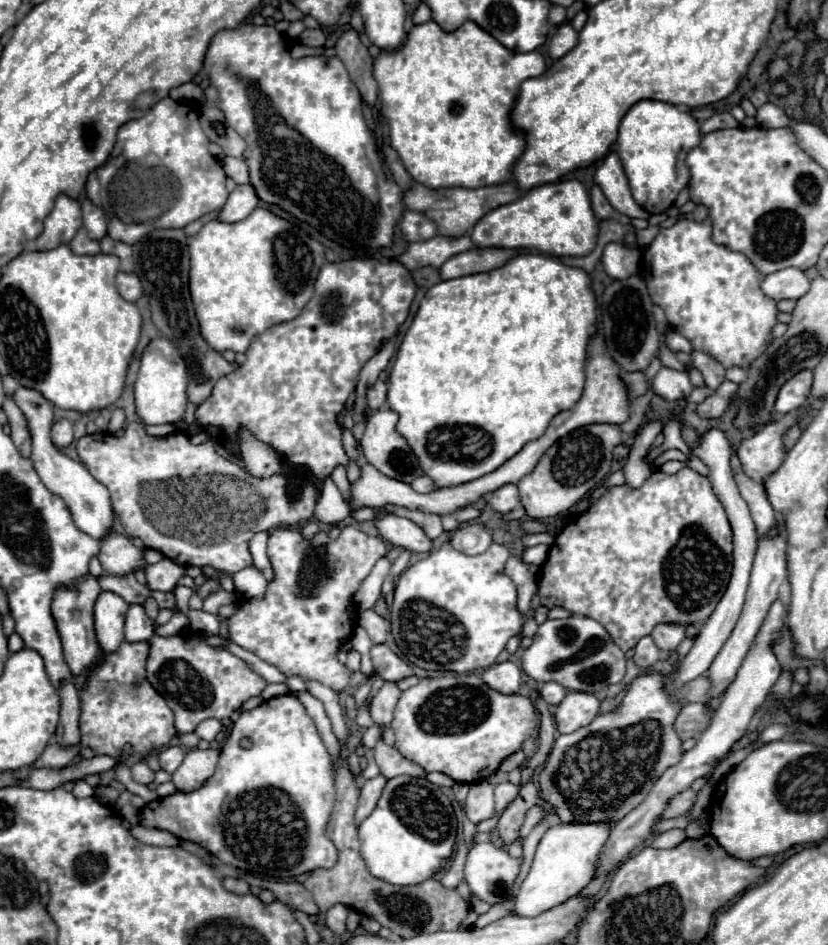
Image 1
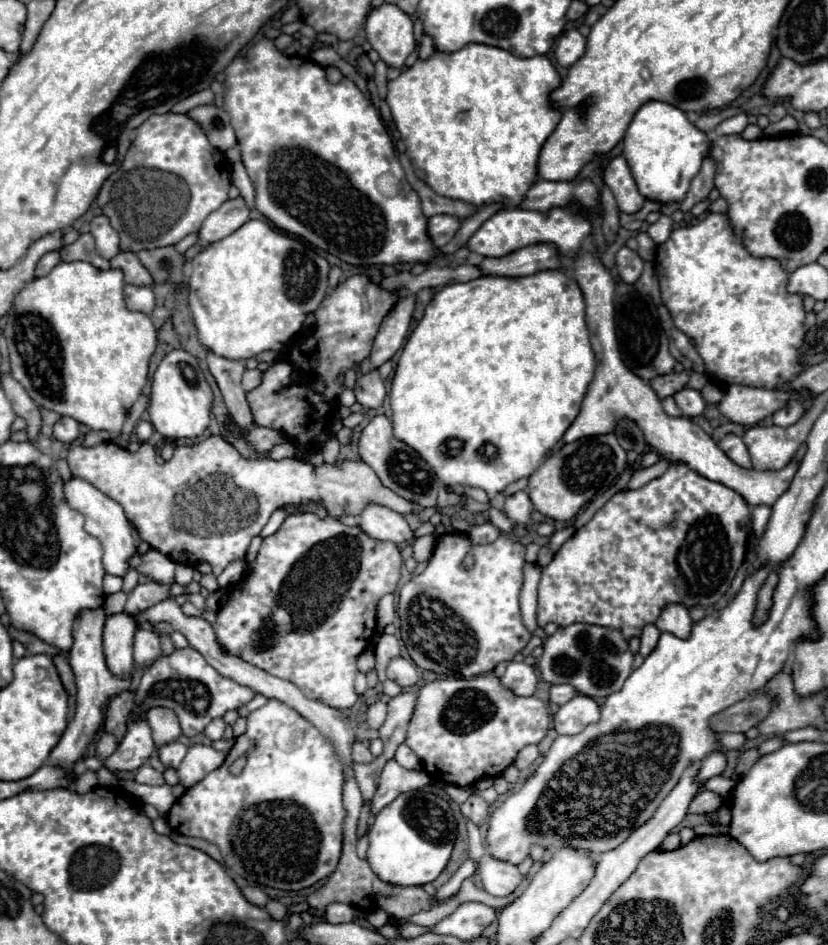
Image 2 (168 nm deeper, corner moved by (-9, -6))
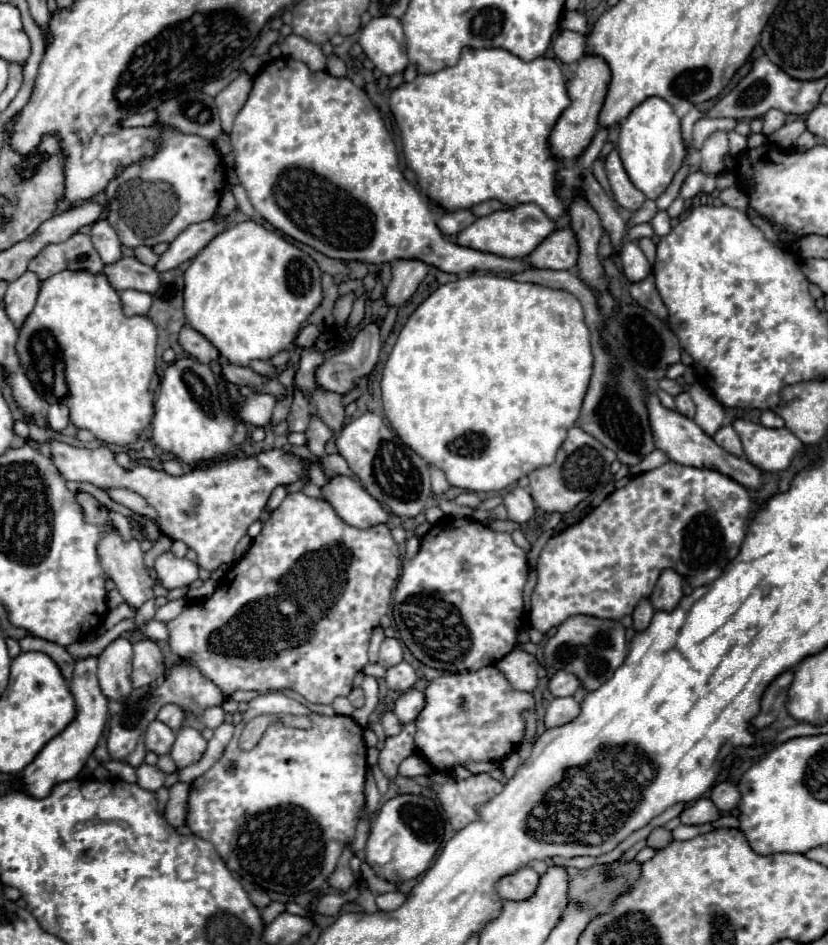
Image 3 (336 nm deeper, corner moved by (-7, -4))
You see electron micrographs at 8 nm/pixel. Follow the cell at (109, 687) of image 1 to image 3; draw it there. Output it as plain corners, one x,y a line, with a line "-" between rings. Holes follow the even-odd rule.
175,704
163,706
163,708
159,710
159,714
157,714
157,720
165,722
171,730
179,730
181,724
183,724
183,718
185,718
185,712
183,712
179,706
175,706

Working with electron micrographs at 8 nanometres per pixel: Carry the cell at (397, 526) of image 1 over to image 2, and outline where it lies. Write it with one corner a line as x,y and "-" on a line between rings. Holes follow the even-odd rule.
367,504
361,510
359,528
375,540
391,540
395,544
403,544
413,538
413,530
409,528
407,520
379,504

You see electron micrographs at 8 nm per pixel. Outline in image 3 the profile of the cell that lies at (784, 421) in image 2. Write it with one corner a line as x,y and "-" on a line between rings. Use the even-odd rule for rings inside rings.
765,410
765,412
761,414
761,424
767,426
767,428
783,428
783,426
785,426
783,418
779,418
779,416
777,416
775,412
771,412
771,410

